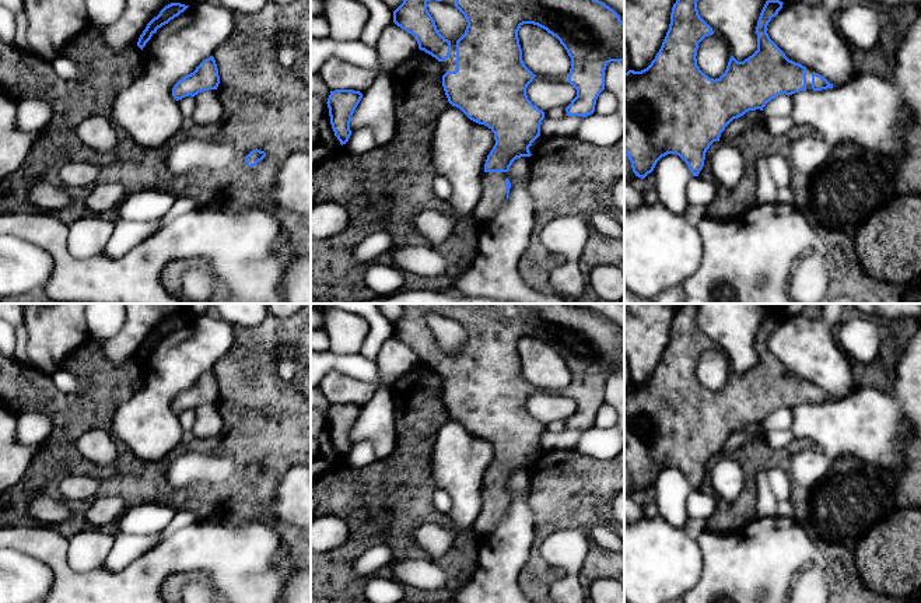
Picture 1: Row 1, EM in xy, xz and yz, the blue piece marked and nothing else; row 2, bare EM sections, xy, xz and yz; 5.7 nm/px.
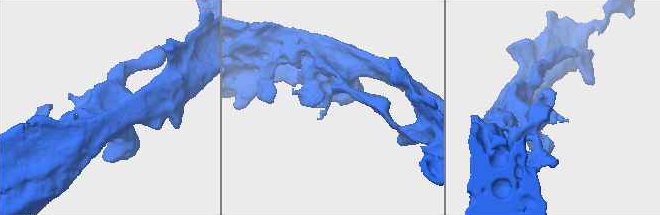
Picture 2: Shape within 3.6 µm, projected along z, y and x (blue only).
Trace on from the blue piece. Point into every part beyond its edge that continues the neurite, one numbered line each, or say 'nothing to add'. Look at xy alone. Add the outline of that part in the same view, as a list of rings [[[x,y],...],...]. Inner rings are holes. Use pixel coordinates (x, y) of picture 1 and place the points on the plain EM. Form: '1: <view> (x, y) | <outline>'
nothing to add

